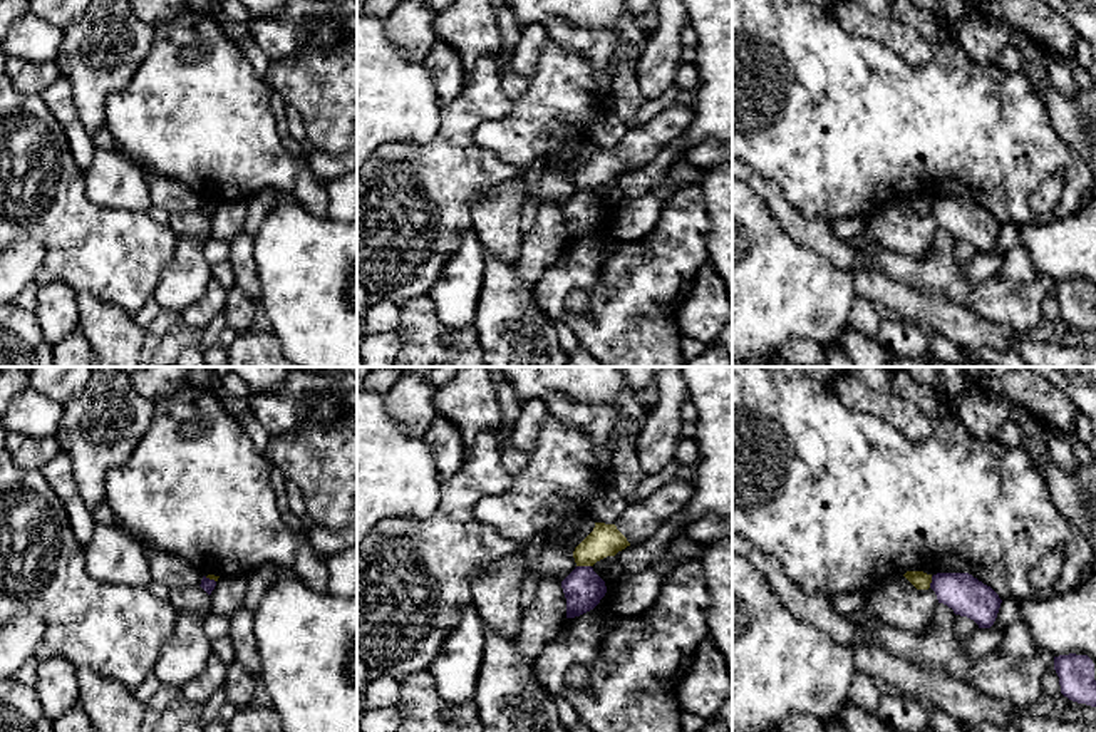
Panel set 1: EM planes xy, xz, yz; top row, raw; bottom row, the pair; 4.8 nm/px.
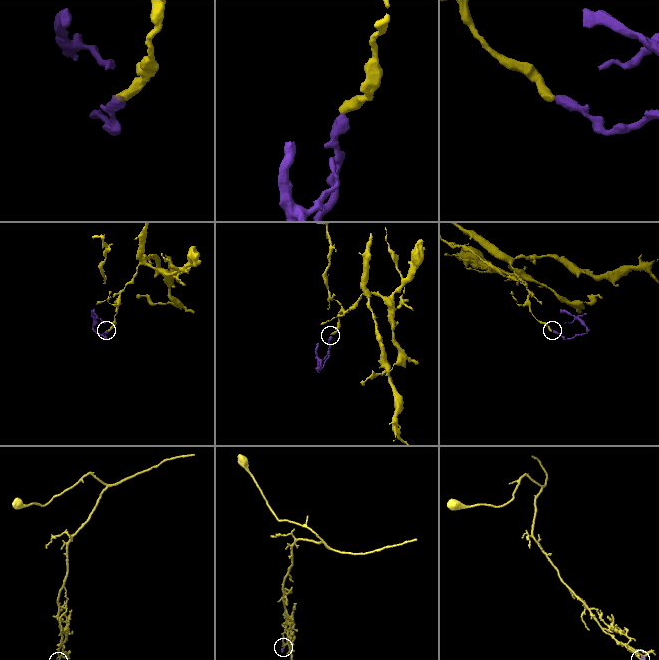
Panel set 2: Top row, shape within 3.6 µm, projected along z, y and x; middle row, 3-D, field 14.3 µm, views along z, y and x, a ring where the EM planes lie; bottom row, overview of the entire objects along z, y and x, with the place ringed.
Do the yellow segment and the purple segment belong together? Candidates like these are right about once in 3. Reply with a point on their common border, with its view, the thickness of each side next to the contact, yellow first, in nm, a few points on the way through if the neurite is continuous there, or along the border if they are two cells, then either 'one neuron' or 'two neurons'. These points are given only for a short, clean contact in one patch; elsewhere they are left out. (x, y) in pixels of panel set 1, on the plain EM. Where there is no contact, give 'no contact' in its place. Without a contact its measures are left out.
contact xz (584, 190); calibres 160 and 190 nm; border xz (577, 190), (590, 191); two neurons

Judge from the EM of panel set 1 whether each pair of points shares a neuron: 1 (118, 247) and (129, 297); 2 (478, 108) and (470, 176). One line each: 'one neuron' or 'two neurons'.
1: one neuron
2: one neuron

